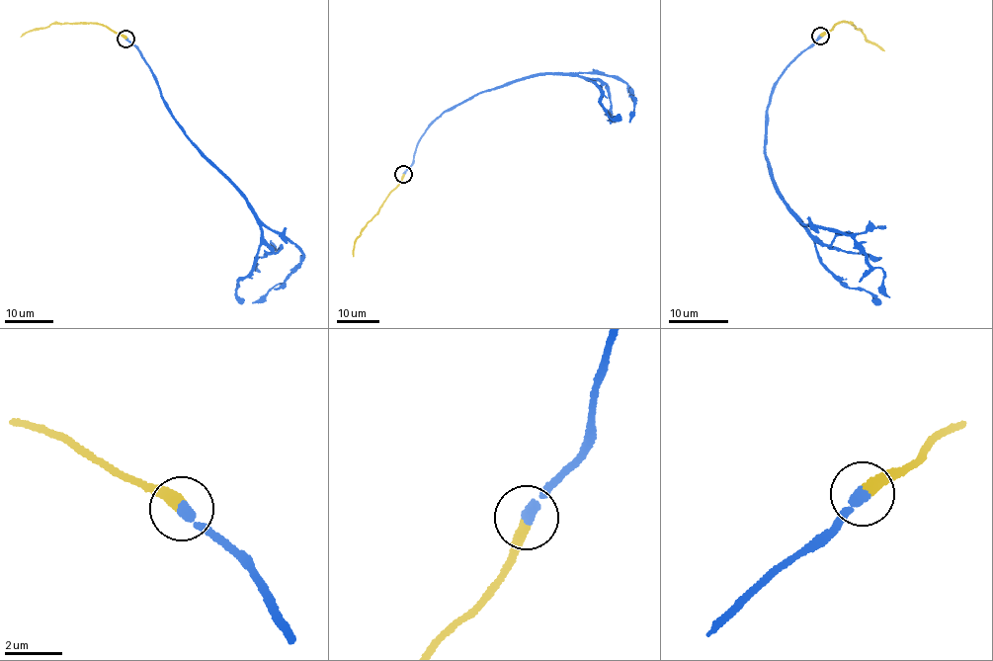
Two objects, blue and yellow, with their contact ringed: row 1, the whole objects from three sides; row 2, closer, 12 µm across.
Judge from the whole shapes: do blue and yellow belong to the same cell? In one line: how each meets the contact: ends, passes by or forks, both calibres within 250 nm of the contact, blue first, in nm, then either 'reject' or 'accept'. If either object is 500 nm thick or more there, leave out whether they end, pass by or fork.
blue ends | yellow ends | 360/400 nm | accept

